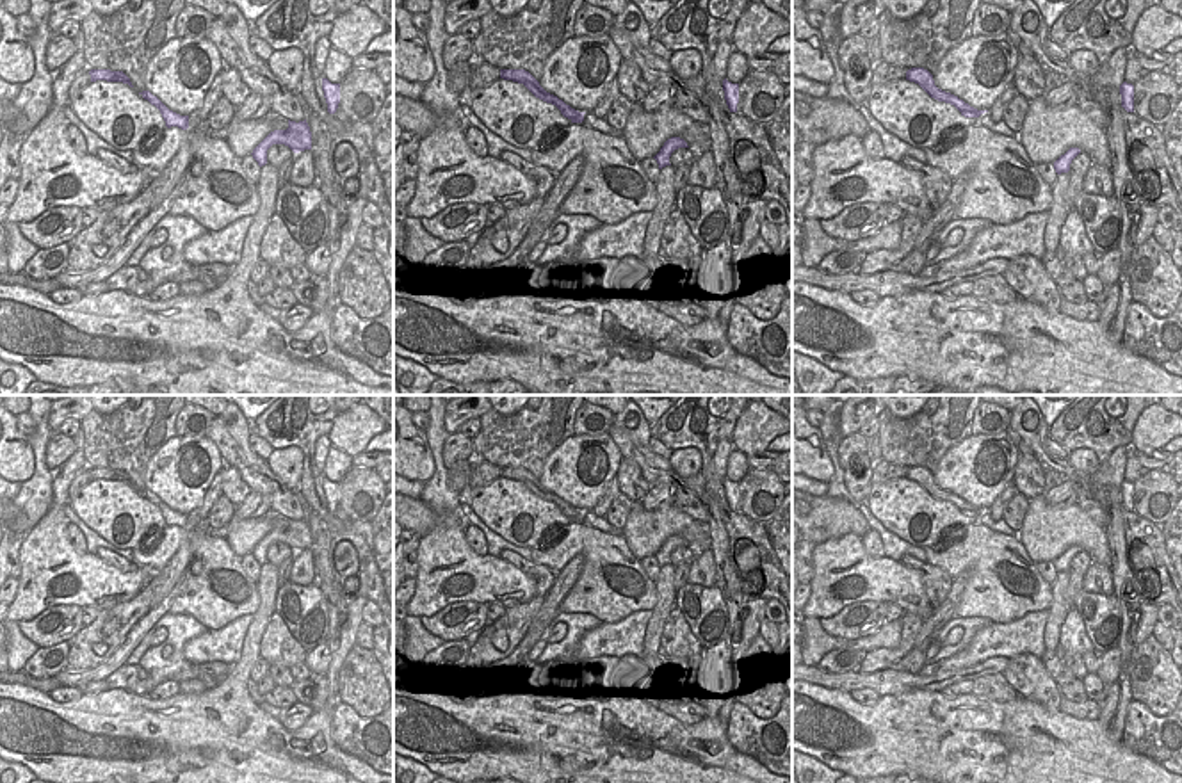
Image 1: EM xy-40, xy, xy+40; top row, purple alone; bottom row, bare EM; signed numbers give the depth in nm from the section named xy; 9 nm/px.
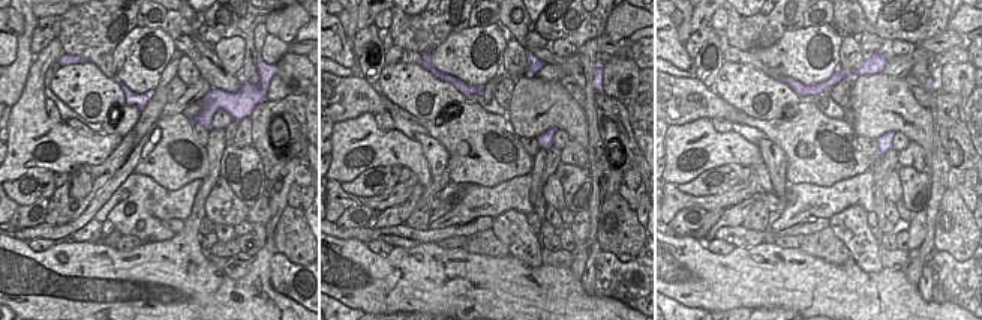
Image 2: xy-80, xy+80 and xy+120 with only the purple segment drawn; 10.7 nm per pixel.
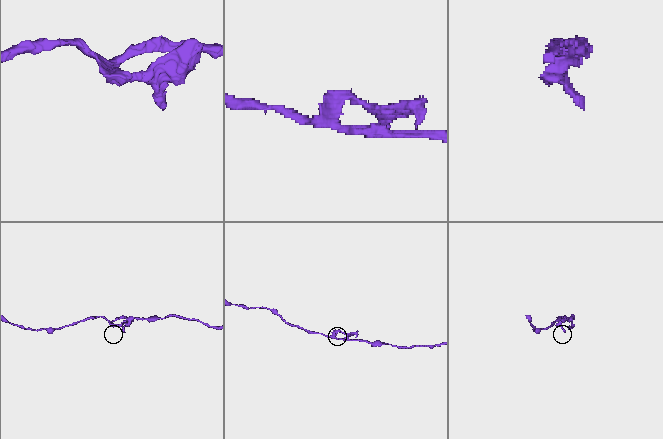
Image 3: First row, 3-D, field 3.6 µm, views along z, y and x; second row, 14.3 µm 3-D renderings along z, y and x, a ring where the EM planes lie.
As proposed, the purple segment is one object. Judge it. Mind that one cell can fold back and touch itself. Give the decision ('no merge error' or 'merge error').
merge error

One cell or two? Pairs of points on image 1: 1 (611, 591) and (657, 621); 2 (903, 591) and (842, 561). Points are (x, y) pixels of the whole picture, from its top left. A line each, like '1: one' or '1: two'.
1: two
2: one

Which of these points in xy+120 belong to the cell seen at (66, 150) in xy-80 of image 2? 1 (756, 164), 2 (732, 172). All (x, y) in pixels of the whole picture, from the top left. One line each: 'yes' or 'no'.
1: yes
2: no

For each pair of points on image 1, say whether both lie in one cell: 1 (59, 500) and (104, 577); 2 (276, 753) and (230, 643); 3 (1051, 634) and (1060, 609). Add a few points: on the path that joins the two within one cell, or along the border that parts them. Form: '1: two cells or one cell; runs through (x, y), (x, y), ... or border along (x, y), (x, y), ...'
1: one cell; runs through (57, 524), (57, 545), (80, 568)
2: two cells; border along (251, 621), (244, 637), (242, 655), (232, 666)
3: one cell; runs through (1052, 629), (1056, 614)

